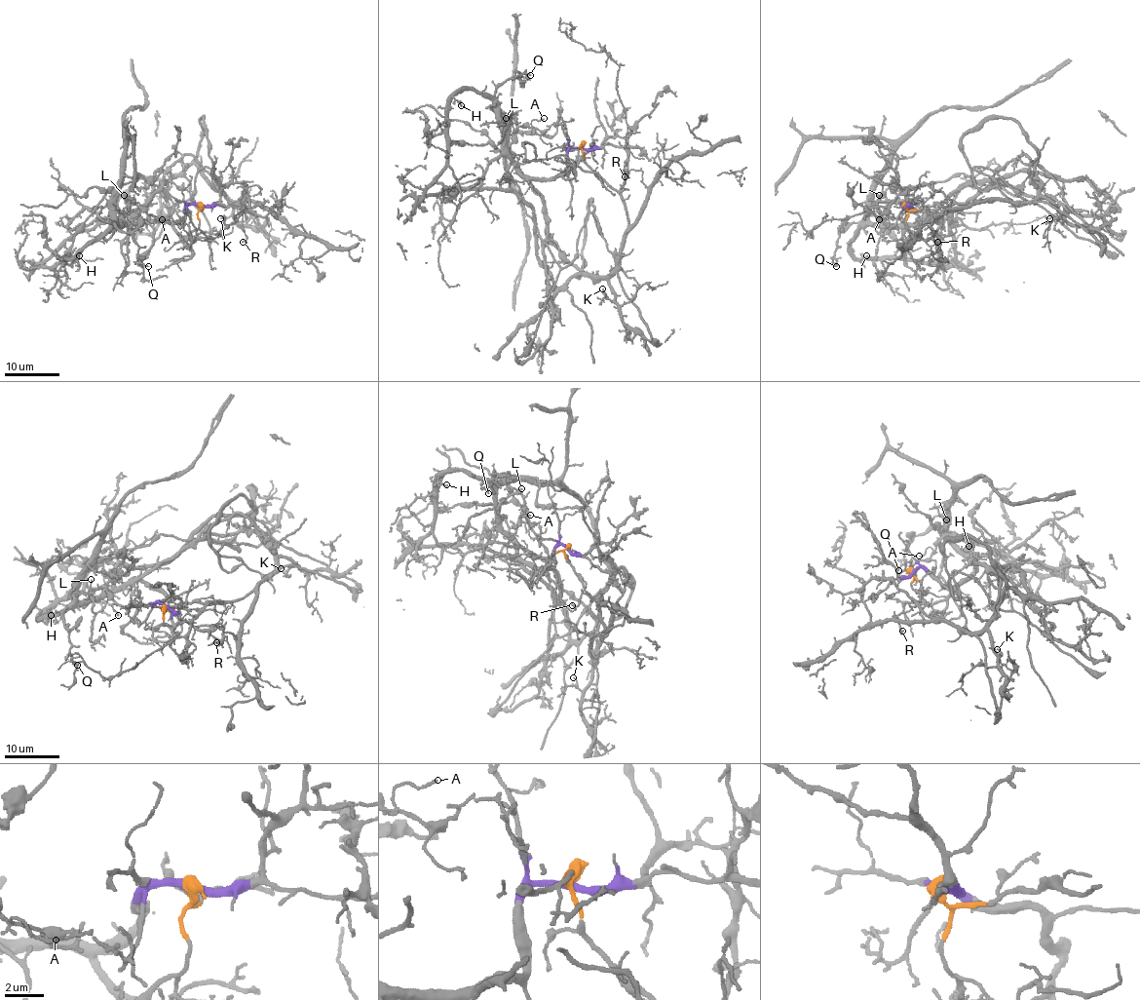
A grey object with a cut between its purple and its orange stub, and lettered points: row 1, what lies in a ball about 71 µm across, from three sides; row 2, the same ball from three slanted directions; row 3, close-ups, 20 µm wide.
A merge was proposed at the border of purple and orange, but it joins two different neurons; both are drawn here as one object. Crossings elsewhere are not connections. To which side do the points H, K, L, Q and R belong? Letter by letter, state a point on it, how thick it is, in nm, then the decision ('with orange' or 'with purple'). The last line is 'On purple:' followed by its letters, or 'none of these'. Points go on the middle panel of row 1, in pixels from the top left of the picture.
H: place (461, 105); calibre 160 nm; with purple
K: place (602, 288); calibre 100 nm; with orange
L: place (506, 118); calibre 100 nm; with orange
Q: place (530, 75); calibre 170 nm; with purple
R: place (625, 176); calibre 180 nm; with orange
On purple: H, Q

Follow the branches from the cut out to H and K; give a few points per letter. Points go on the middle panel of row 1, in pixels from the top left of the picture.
H: (581, 147), (567, 153), (567, 172), (557, 177), (524, 176), (505, 148), (500, 108), (461, 89), (461, 105)
K: (581, 147), (584, 161), (620, 196), (628, 220), (619, 269), (609, 279), (615, 292), (612, 301), (602, 288)

